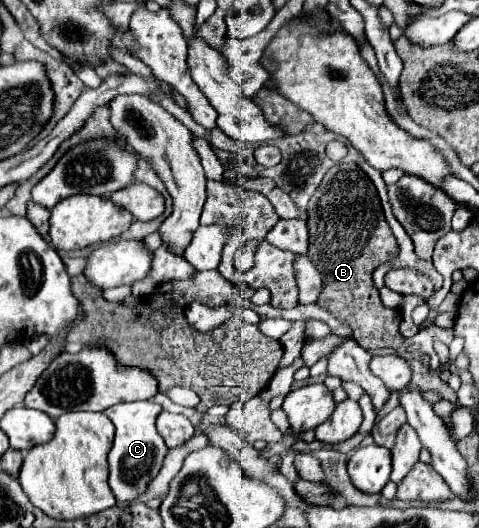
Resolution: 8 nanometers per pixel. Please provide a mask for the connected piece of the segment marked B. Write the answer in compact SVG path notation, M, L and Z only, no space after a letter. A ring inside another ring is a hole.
M355 163L333 165L319 189L313 193L307 207L309 227L309 253L307 257L323 277L323 289L317 305L327 309L335 319L345 321L353 329L353 337L365 349L369 347L395 347L405 343L399 333L401 309L389 309L379 297L373 283L373 271L399 255L399 245L389 229L381 201L371 179Z

